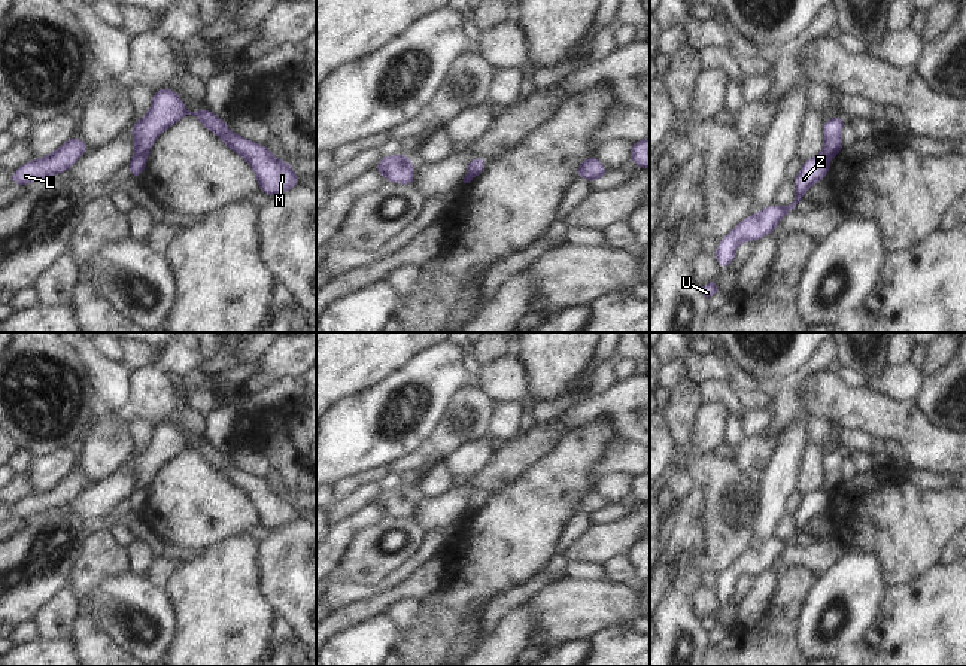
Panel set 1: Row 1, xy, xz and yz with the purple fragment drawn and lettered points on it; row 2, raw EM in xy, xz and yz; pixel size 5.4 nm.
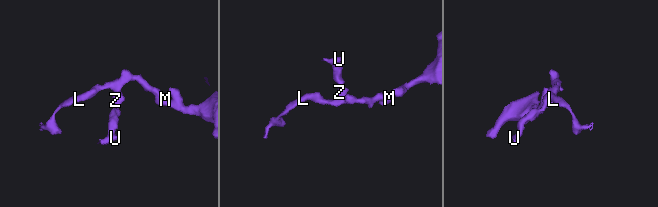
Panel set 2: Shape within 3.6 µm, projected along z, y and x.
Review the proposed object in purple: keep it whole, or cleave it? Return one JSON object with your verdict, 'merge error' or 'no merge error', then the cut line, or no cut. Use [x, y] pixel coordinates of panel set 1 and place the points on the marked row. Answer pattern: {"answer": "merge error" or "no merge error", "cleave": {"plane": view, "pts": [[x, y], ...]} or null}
{"answer": "merge error", "cleave": {"plane": "xy", "pts": [[146, 152], [133, 157]]}}

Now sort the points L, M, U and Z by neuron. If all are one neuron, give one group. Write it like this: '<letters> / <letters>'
L M / U Z

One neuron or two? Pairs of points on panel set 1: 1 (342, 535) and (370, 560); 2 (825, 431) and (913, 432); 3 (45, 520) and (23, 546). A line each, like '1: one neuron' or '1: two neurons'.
1: two neurons
2: two neurons
3: one neuron

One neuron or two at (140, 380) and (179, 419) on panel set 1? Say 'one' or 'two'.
one

